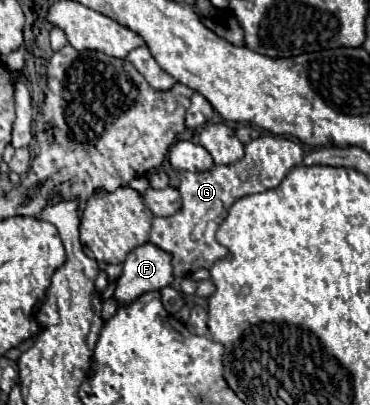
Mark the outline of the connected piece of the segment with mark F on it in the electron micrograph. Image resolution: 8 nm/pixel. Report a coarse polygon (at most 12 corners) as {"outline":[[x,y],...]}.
{"outline":[[144,244],[132,250],[116,280],[126,306],[172,284],[172,256]]}

